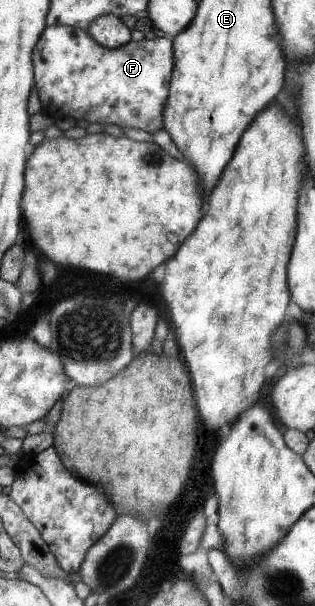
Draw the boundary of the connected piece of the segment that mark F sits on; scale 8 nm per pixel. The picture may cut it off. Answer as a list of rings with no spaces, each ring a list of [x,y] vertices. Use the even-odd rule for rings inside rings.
[[[62,24],[45,26],[31,55],[35,64],[35,90],[41,104],[40,109],[48,106],[48,116],[54,120],[72,116],[76,121],[140,128],[153,134],[163,130],[163,112],[167,106],[172,71],[175,68],[173,56],[173,40],[165,37],[143,38],[129,41],[122,47],[108,49],[100,46],[85,30]]]

